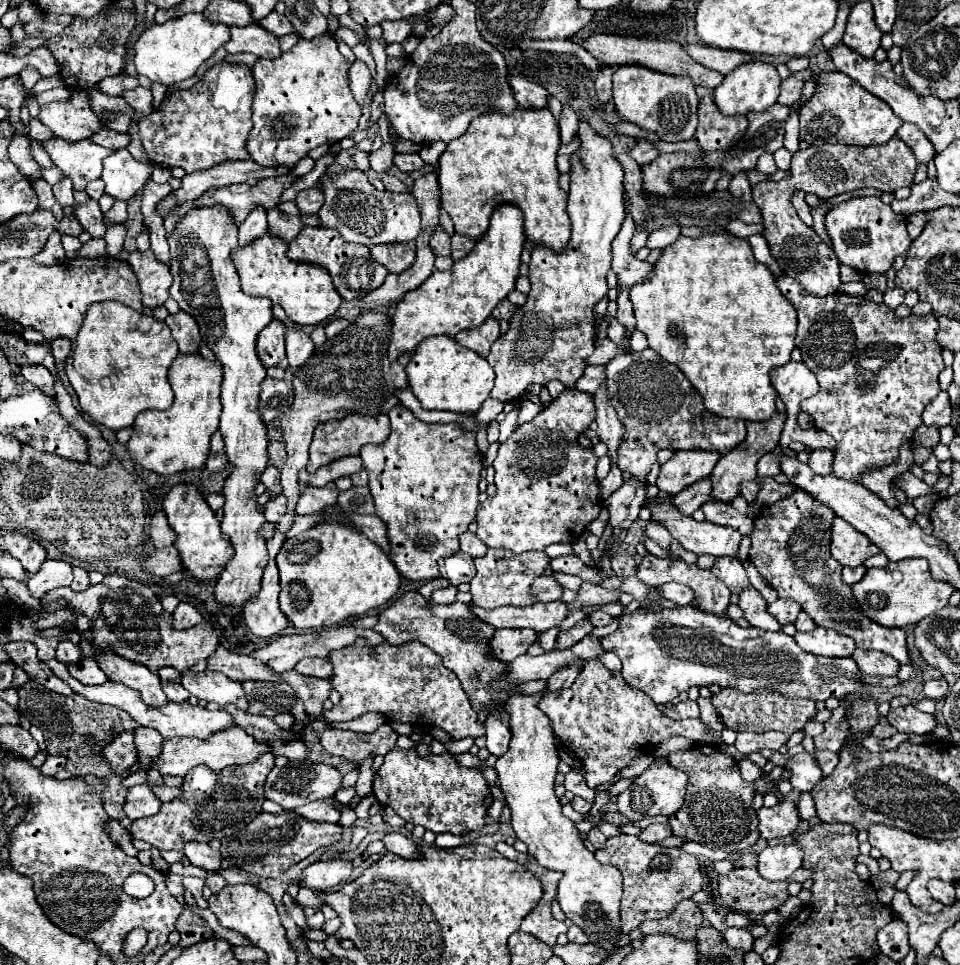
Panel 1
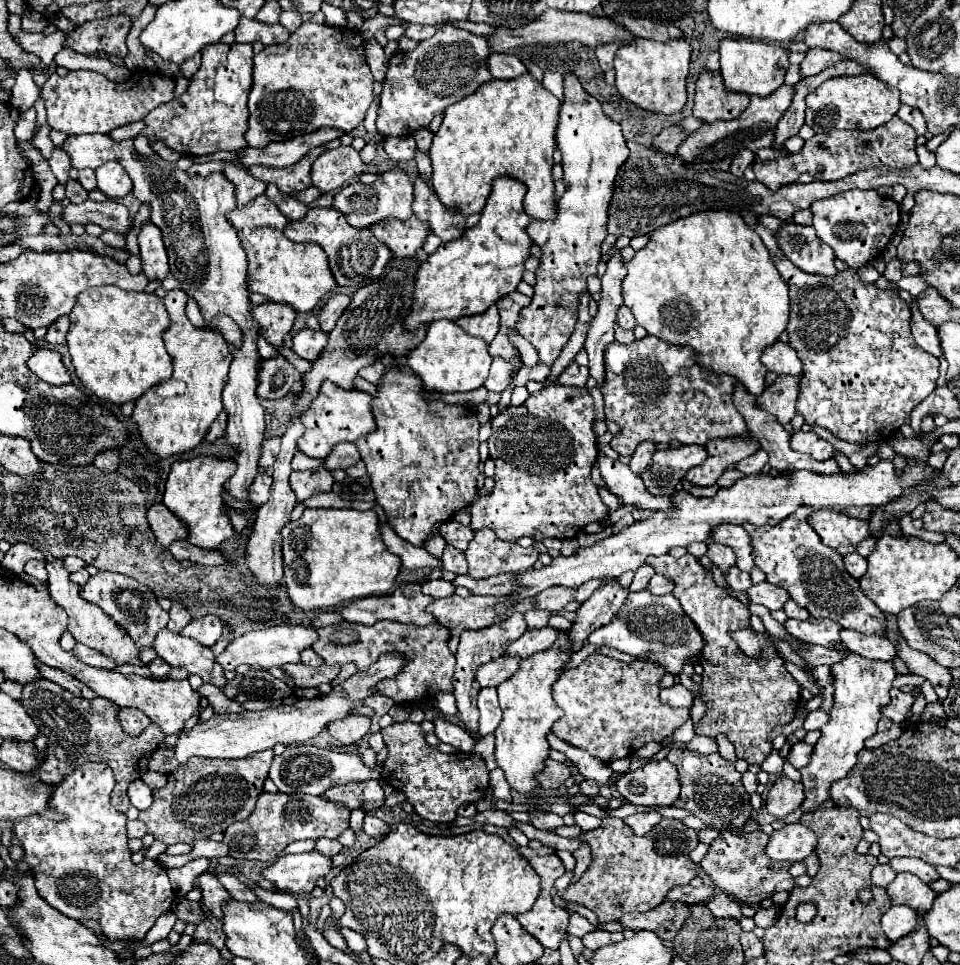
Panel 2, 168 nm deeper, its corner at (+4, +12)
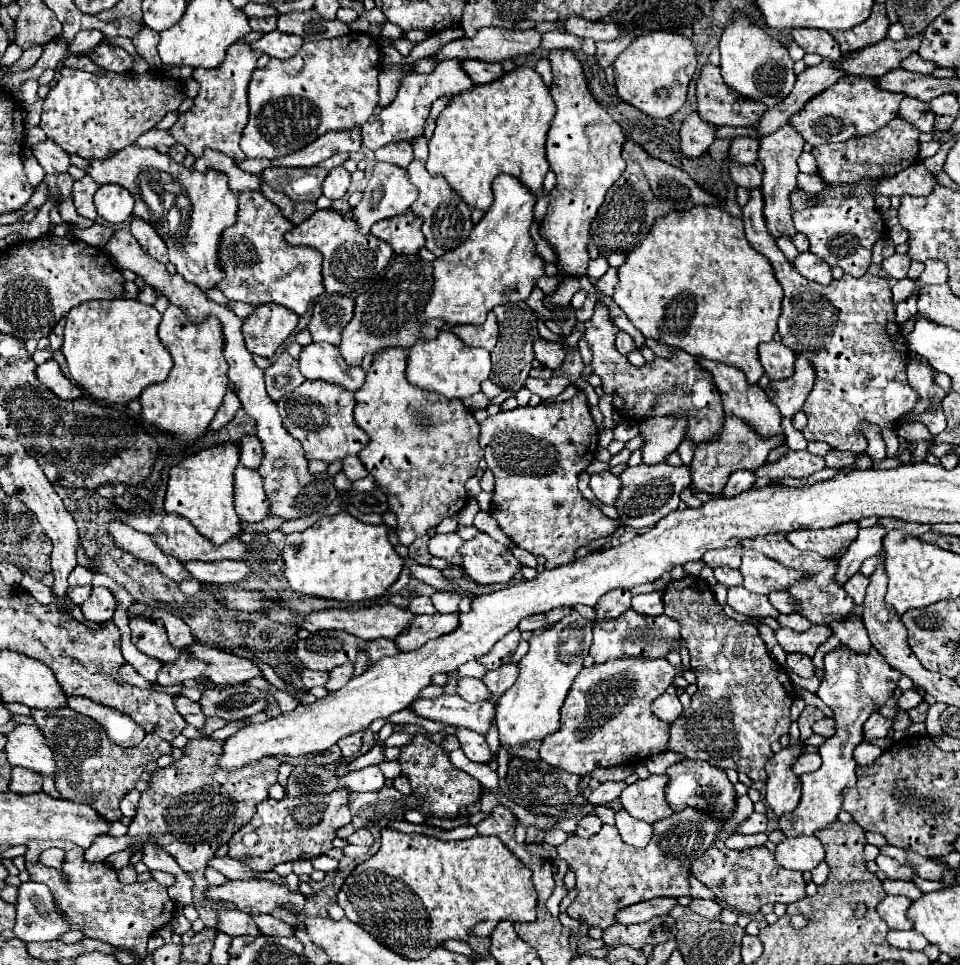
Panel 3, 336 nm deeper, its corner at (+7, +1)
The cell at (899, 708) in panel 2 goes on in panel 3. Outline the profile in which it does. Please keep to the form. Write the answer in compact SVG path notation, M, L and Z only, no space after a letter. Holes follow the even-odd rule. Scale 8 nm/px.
M873 713L873 715L867 719L865 727L863 727L863 731L865 731L865 741L869 741L869 739L873 739L873 737L887 737L889 731L891 731L891 727L893 727L893 723L889 723L889 719L885 719L883 715Z

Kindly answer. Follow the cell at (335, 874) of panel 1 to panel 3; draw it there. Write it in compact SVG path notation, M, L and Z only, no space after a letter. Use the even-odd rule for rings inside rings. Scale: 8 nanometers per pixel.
M289 873L283 883L269 883L267 879L247 879L247 881L227 881L219 887L209 887L207 897L213 901L231 901L243 913L271 913L275 907L297 907L305 911L307 899L299 891L299 877Z

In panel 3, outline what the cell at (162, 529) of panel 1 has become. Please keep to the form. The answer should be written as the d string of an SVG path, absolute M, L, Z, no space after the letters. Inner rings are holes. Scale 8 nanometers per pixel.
M129 515L125 519L125 523L129 523L133 529L137 531L143 531L147 535L153 535L153 543L157 543L157 547L161 547L161 551L165 555L171 555L179 561L191 561L191 559L197 559L197 561L219 561L219 559L243 559L247 547L239 541L239 537L233 537L229 543L223 543L219 547L211 545L207 539L203 539L203 535L199 535L199 531L183 517L177 517L177 515Z

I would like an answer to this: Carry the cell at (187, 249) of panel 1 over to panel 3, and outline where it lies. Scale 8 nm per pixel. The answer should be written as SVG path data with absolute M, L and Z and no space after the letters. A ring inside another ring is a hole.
M129 145L125 151L109 155L109 159L89 159L85 173L99 185L117 183L127 187L135 197L133 215L151 223L157 235L161 235L177 273L203 293L217 287L221 277L225 277L217 259L221 231L237 219L237 195L229 191L223 173L185 169L157 149L143 149L137 145Z

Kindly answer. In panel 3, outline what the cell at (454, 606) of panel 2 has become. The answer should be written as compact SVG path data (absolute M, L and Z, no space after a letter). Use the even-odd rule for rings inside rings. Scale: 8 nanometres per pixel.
M433 613L433 615L417 615L411 621L411 627L403 631L395 643L401 651L413 651L423 643L437 639L445 633L451 633L459 627L459 613Z

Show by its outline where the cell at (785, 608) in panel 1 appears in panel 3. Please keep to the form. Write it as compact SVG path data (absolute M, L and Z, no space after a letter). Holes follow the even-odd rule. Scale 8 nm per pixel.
M743 585L731 587L727 595L727 603L741 615L749 617L777 617L779 611L769 603L767 597L747 591Z

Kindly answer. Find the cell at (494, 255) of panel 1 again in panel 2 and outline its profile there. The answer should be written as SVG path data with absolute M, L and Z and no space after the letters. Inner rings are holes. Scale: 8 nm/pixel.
M498 176L494 180L480 222L464 230L458 240L440 244L440 248L422 262L416 274L416 304L412 306L404 328L416 330L420 324L430 324L432 320L458 320L462 316L486 312L496 300L516 290L522 282L524 262L530 258L532 246L532 240L526 234L530 216L522 206L524 194L526 186L516 178Z

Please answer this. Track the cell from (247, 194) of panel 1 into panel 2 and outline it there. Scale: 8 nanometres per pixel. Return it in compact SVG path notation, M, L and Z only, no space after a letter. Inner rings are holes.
M320 146L320 148L314 148L310 150L300 162L288 166L288 168L274 168L274 166L262 166L262 164L256 164L256 166L250 166L252 170L252 176L264 180L266 184L272 182L280 188L280 192L300 192L300 190L306 190L312 186L312 180L310 180L310 168L314 164L314 160L324 152L326 148Z

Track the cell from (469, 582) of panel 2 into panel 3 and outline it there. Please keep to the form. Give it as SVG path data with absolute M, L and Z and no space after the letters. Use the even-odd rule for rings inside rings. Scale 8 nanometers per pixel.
M437 591L431 599L433 599L433 605L437 607L439 613L455 613L457 611L457 605L459 601L467 597L467 595L461 595L461 593L455 593L455 591Z

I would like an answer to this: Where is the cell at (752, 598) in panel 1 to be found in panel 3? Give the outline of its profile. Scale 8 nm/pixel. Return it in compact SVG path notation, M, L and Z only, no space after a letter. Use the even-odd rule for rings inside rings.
M717 567L715 569L715 579L725 585L725 587L737 587L743 583L743 577L737 569L729 569L729 567Z

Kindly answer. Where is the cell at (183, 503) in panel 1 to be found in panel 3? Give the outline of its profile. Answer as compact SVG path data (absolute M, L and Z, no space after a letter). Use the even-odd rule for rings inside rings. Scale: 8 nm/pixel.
M225 443L219 447L203 449L195 455L185 457L179 465L171 469L165 495L165 513L175 513L189 523L213 545L221 545L241 533L241 519L233 509L233 479L239 465L239 447L235 443Z

